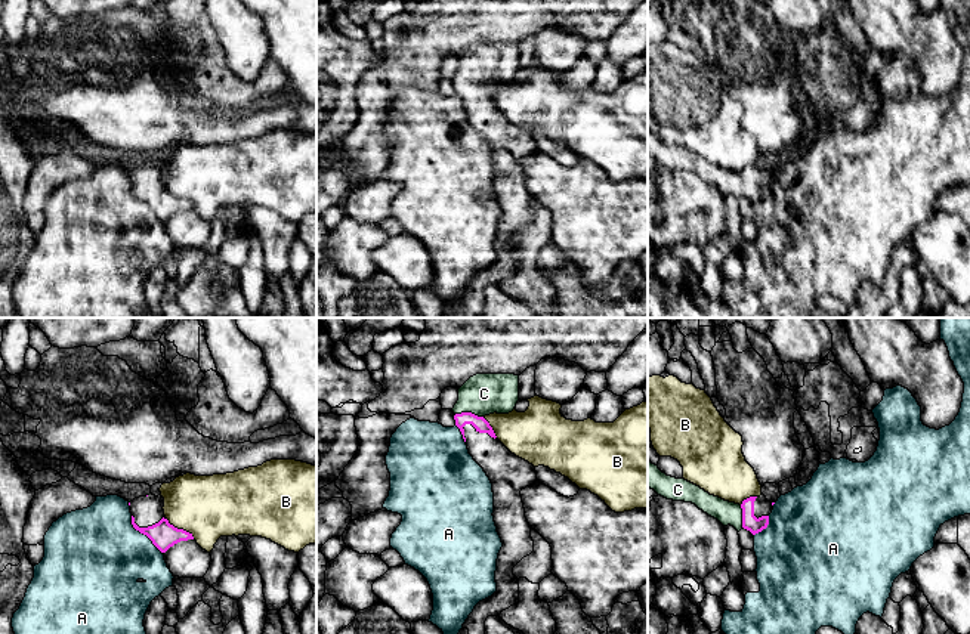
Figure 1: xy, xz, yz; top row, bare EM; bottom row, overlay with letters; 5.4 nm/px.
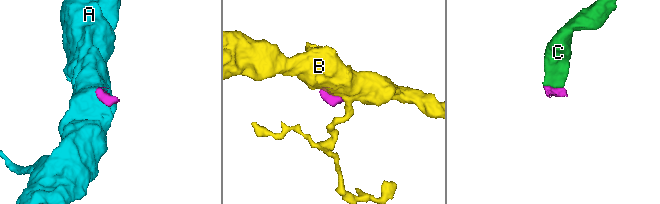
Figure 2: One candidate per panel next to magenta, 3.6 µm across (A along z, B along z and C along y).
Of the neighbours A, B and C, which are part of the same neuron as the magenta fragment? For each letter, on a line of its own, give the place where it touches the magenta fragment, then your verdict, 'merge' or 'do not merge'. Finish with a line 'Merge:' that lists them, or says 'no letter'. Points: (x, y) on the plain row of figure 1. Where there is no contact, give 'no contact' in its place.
A: xy (144, 203) | do not merge
B: xy (179, 198) | do not merge
C: xz (469, 82) | merge
Merge: C

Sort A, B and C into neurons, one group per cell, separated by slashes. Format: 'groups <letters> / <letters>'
groups A / B / C

